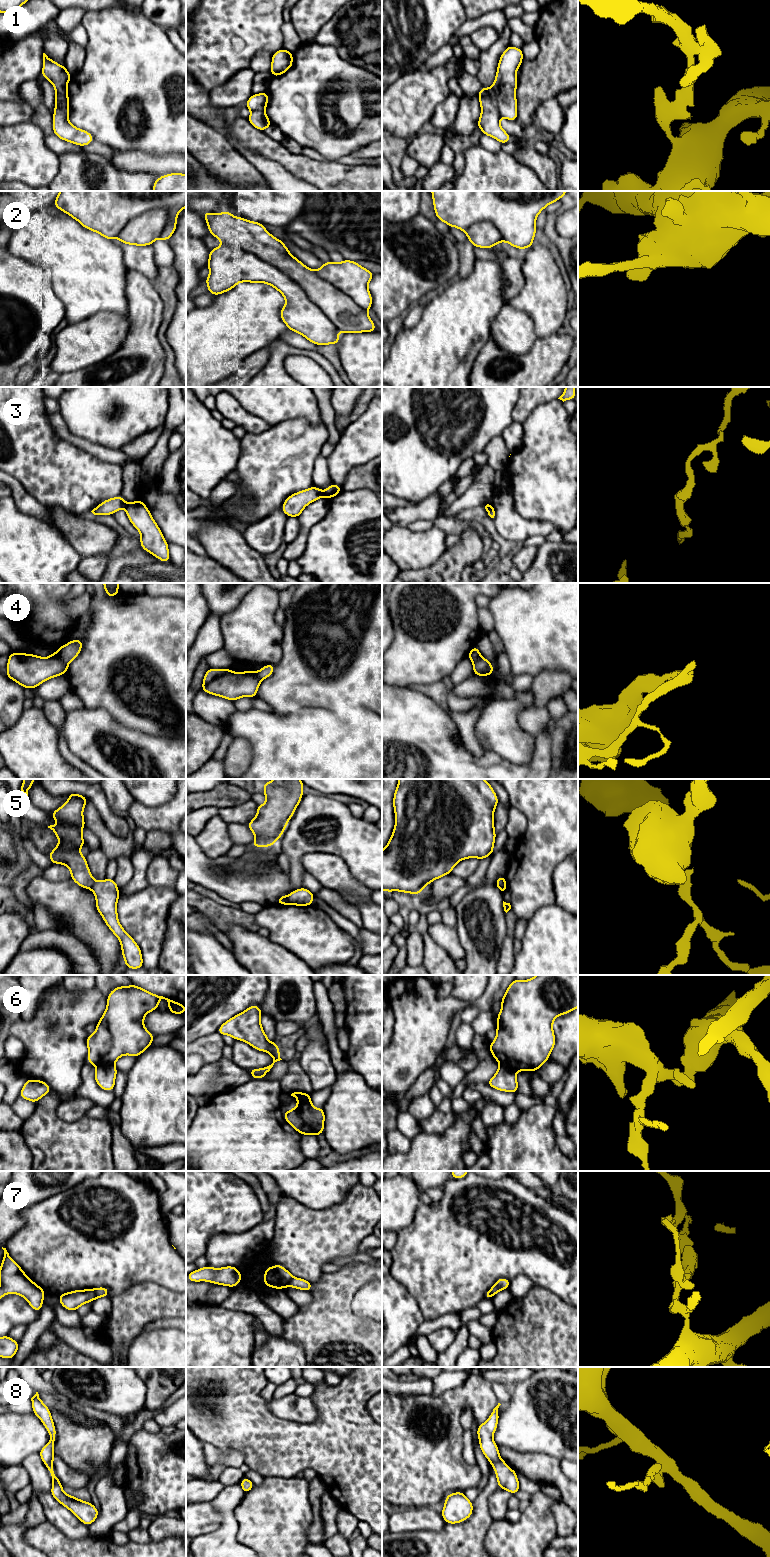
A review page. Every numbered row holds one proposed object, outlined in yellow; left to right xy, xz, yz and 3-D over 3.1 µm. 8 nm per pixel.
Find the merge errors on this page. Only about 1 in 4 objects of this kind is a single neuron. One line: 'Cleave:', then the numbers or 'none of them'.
Cleave: 1, 2, 3, 4, 5, 6, 7, 8

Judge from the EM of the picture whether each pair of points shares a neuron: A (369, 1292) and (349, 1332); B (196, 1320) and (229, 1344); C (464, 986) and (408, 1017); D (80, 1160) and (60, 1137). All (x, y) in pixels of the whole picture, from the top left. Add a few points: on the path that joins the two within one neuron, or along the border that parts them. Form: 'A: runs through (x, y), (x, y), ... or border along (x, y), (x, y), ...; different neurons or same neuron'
A: border along (353, 1293), (352, 1311), (371, 1320); different neurons
B: runs through (204, 1328), (221, 1344); same neuron
C: border along (451, 994), (471, 1004); different neurons
D: runs through (74, 1154), (63, 1143); same neuron

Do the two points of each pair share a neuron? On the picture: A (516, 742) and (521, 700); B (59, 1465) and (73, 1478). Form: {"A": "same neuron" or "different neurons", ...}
{"A": "same neuron", "B": "same neuron"}

